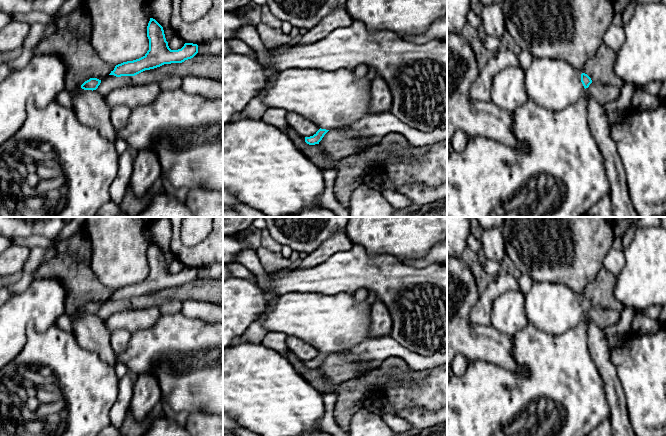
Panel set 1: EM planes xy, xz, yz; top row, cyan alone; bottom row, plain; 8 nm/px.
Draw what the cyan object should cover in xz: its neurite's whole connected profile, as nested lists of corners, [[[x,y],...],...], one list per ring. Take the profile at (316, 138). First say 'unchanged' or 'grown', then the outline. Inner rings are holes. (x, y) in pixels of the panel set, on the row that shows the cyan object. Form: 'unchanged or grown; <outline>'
unchanged; [[[319,129],[313,136],[310,137],[305,137],[305,142],[309,145],[315,145],[319,144],[319,142],[322,140],[324,135],[328,132],[329,130],[326,129]]]

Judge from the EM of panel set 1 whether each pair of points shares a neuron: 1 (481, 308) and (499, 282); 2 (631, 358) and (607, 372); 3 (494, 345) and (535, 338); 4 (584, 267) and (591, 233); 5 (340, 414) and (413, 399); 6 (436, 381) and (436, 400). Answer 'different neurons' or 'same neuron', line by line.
1: same neuron
2: different neurons
3: different neurons
4: same neuron
5: different neurons
6: same neuron

